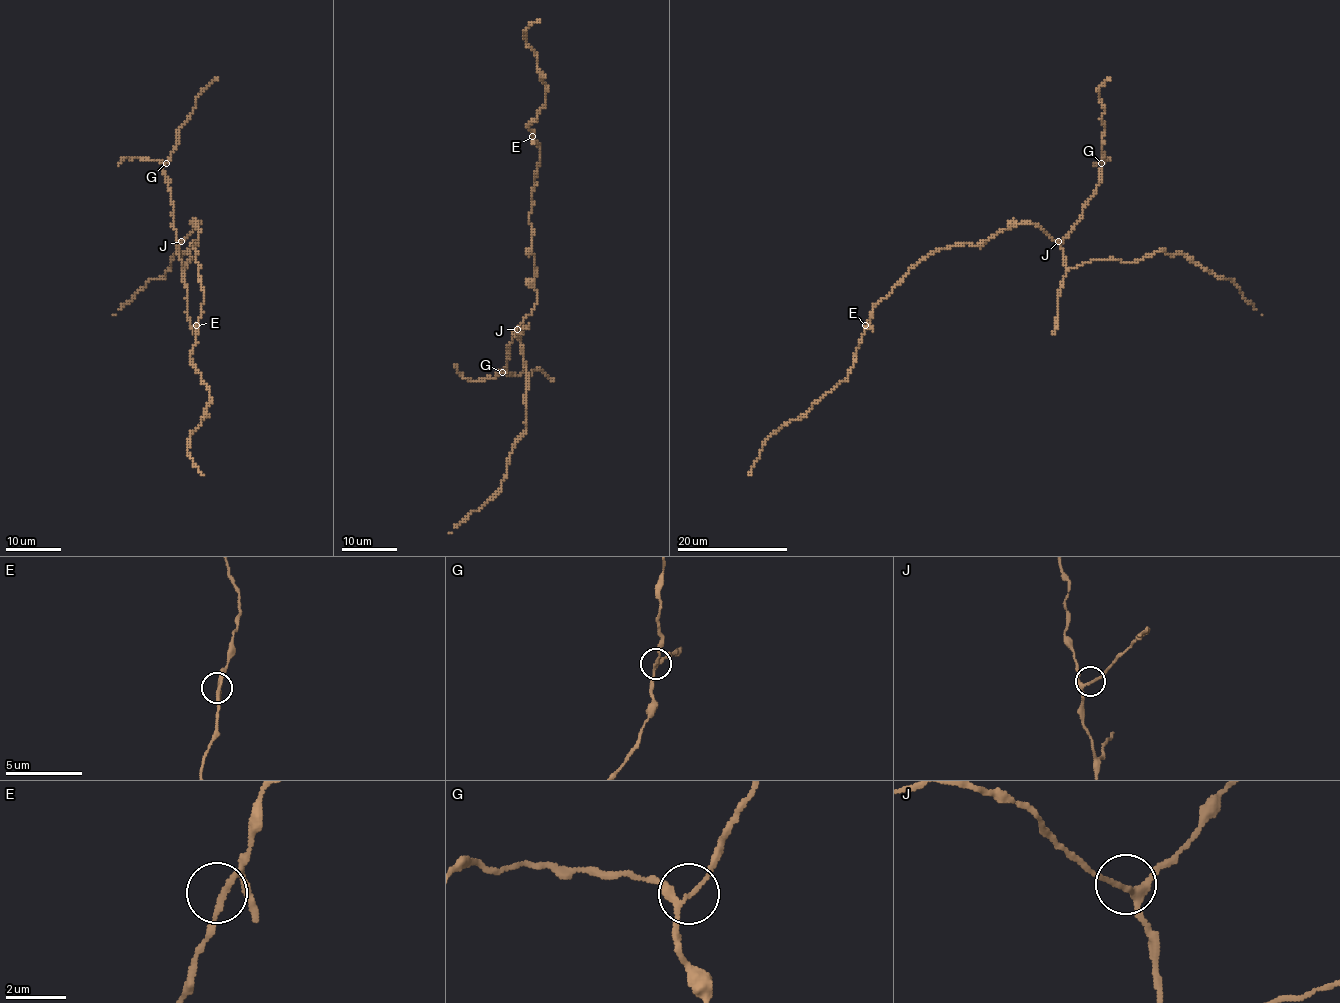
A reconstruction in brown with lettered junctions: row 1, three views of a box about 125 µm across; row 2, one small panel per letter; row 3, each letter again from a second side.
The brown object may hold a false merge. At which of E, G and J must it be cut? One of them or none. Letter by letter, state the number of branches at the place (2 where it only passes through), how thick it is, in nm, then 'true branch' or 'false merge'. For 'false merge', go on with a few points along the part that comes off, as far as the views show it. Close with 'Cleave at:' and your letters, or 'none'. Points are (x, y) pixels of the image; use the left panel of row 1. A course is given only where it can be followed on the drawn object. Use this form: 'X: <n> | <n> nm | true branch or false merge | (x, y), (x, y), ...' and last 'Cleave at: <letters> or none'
E: 3 | 140 nm | true branch
G: 3 | 150 nm | true branch
J: 3 | 190 nm | true branch
Cleave at: none

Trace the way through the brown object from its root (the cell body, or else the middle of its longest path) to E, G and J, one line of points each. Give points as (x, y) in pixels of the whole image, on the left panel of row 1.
E: (196, 242), (193, 248), (199, 264), (200, 287), (204, 292), (202, 314), (196, 325)
G: (196, 242), (202, 222), (182, 241), (177, 240), (171, 223), (173, 202), (169, 179), (163, 171), (166, 164)
J: (196, 242), (202, 222), (181, 241)

